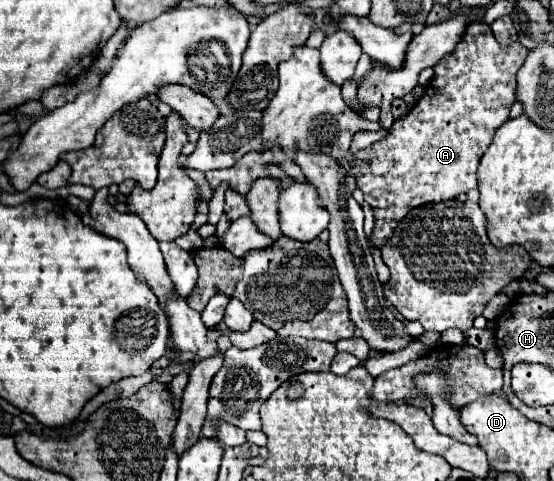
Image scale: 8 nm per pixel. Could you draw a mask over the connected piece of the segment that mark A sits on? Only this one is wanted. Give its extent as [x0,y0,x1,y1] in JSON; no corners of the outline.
[349,21,527,249]

